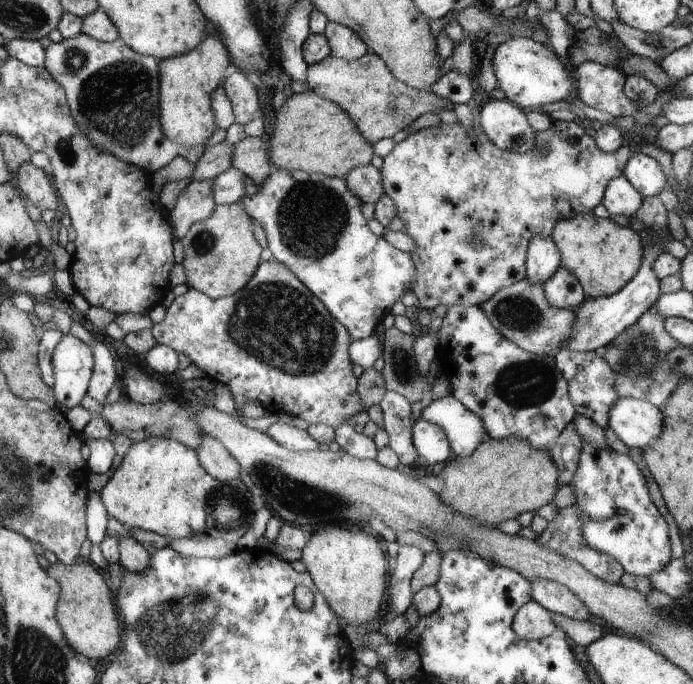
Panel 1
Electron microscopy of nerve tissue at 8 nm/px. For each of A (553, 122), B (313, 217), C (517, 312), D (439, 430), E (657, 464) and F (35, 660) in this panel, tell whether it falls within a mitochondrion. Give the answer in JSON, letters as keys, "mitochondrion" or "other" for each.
{"A":"other","B":"mitochondrion","C":"mitochondrion","D":"other","E":"other","F":"mitochondrion"}

